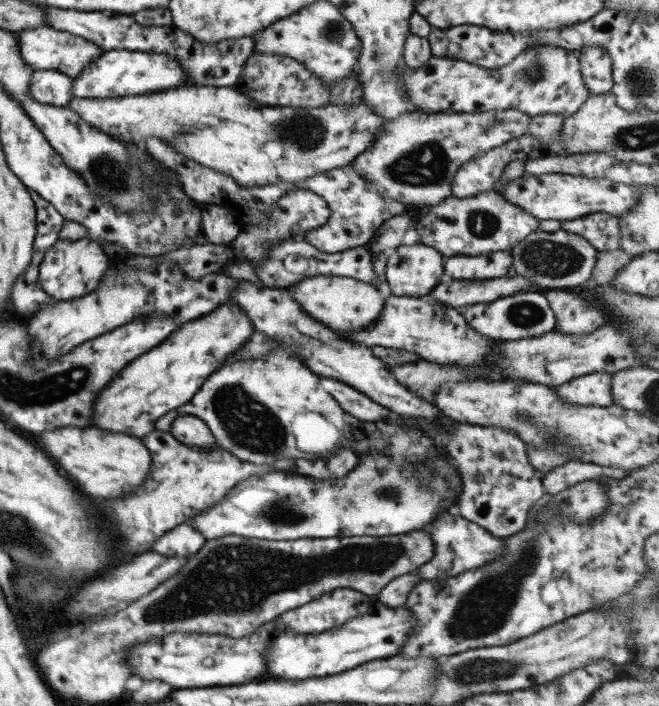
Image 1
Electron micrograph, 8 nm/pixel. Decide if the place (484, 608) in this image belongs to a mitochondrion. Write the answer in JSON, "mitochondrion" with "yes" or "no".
{"mitochondrion":"yes"}

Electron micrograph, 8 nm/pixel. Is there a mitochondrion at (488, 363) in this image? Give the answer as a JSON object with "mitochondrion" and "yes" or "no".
{"mitochondrion":"no"}

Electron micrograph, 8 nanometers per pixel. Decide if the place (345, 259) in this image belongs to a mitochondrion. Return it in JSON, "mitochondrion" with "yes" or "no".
{"mitochondrion":"no"}

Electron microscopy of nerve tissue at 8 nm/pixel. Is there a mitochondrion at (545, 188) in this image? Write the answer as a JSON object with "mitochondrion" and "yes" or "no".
{"mitochondrion":"no"}

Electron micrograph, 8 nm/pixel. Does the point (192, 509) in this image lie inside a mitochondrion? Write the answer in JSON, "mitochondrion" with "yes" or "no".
{"mitochondrion":"no"}

